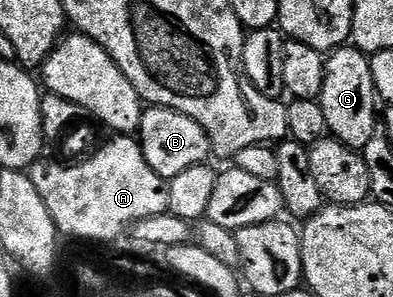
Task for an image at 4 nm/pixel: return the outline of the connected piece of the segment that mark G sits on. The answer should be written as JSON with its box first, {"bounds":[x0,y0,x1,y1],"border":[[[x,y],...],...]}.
{"bounds":[320,44,376,152],"border":[[[350,44],[333,51],[326,58],[324,88],[320,101],[324,108],[327,131],[345,146],[351,146],[359,152],[365,151],[368,140],[372,140],[376,132],[374,126],[376,95],[372,84],[370,58],[362,51],[355,50]]]}

